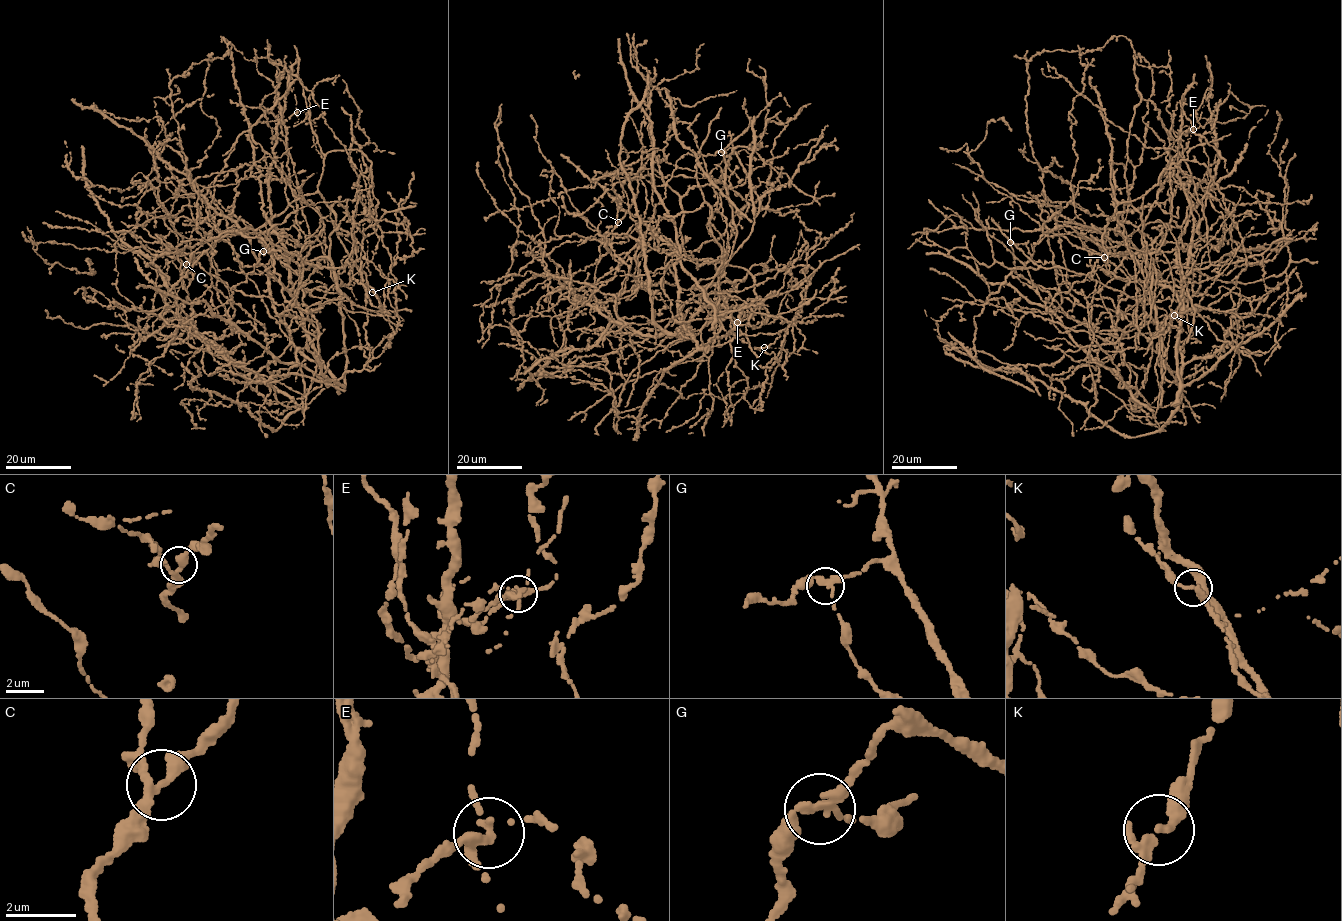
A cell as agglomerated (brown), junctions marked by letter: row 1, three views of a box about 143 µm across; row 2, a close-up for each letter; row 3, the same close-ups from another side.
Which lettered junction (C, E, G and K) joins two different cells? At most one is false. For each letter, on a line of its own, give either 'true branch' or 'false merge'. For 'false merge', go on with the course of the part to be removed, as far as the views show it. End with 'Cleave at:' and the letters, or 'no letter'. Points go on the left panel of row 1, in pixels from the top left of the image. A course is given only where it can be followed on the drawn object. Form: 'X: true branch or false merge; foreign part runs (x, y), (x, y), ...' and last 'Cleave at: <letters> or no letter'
C: true branch
E: false merge; foreign part runs (297, 112), (306, 112), (315, 126), (313, 141), (324, 160)
G: true branch
K: true branch
Cleave at: E

